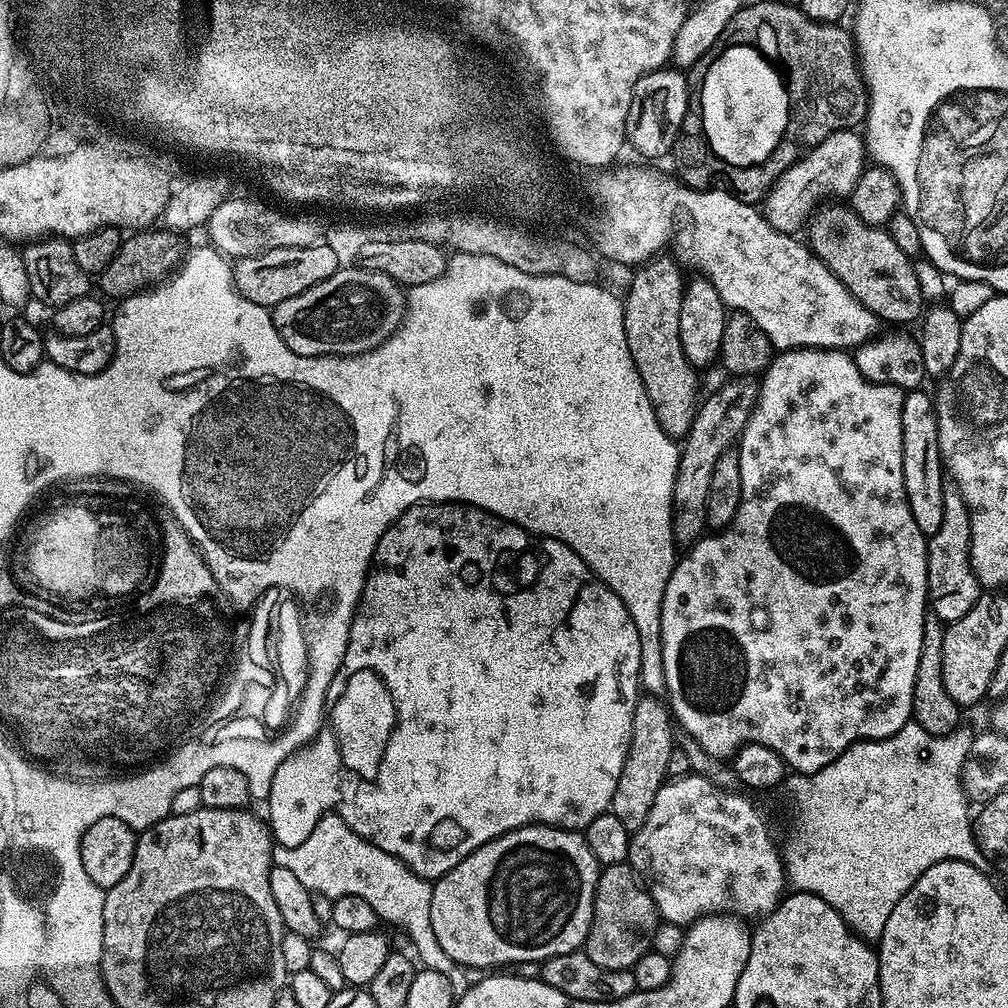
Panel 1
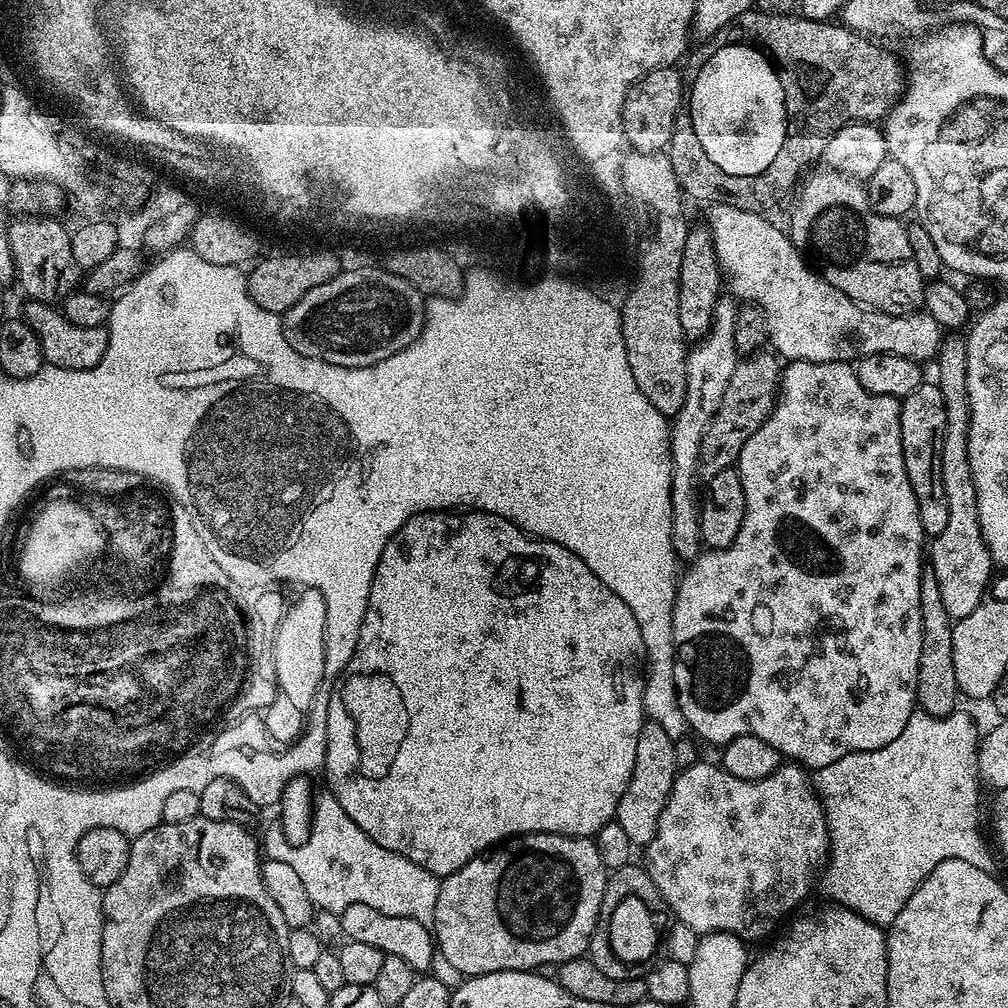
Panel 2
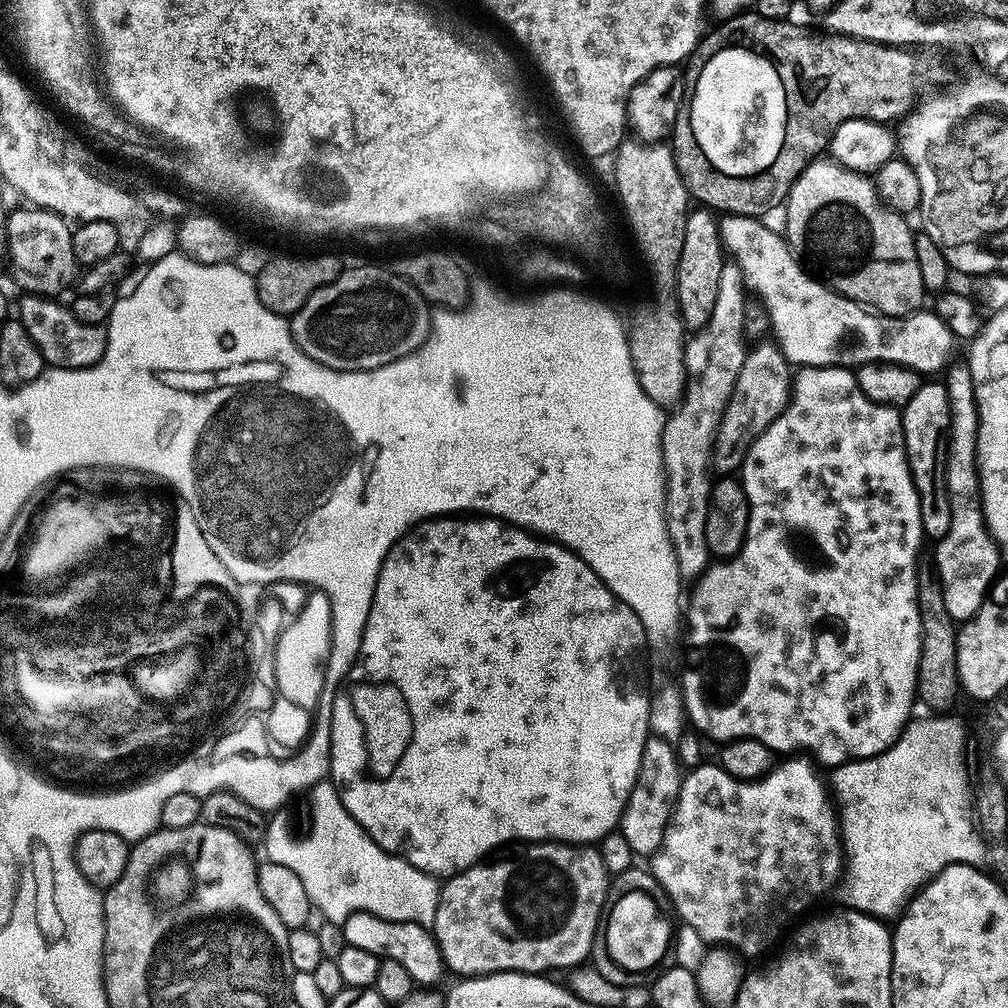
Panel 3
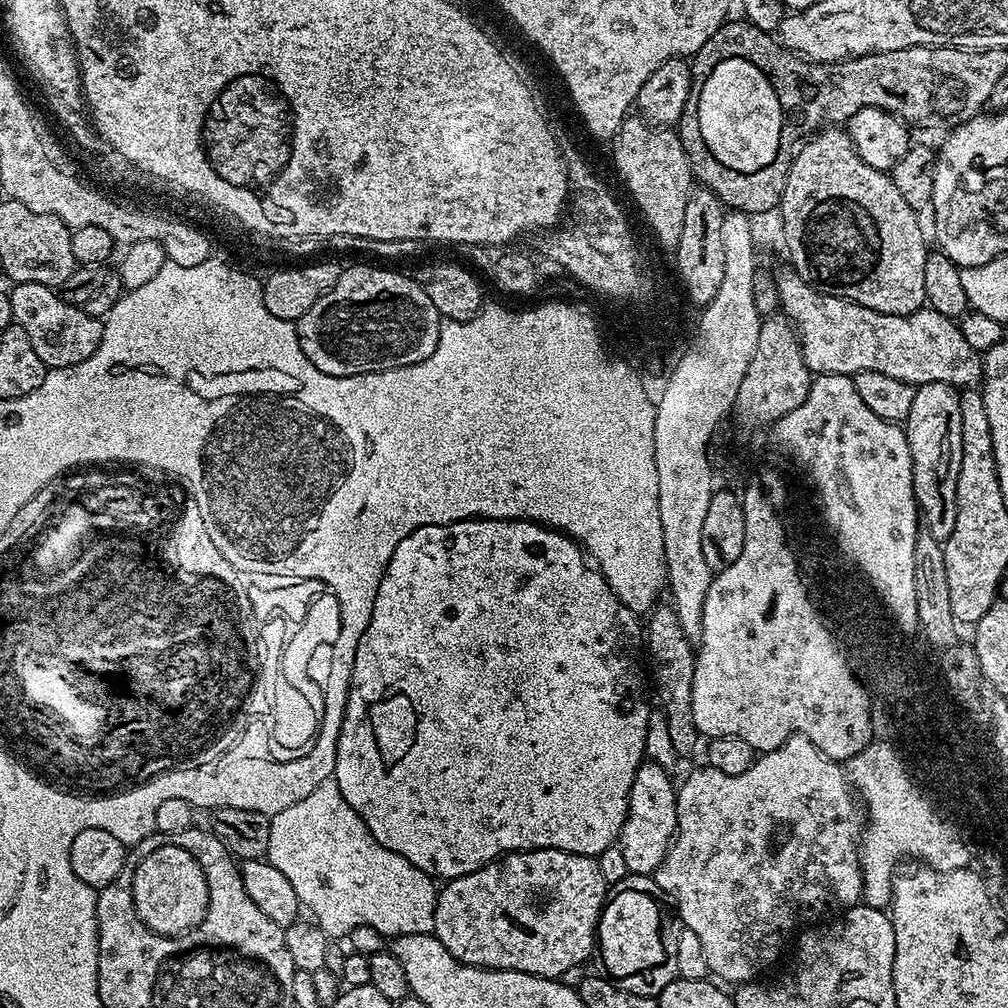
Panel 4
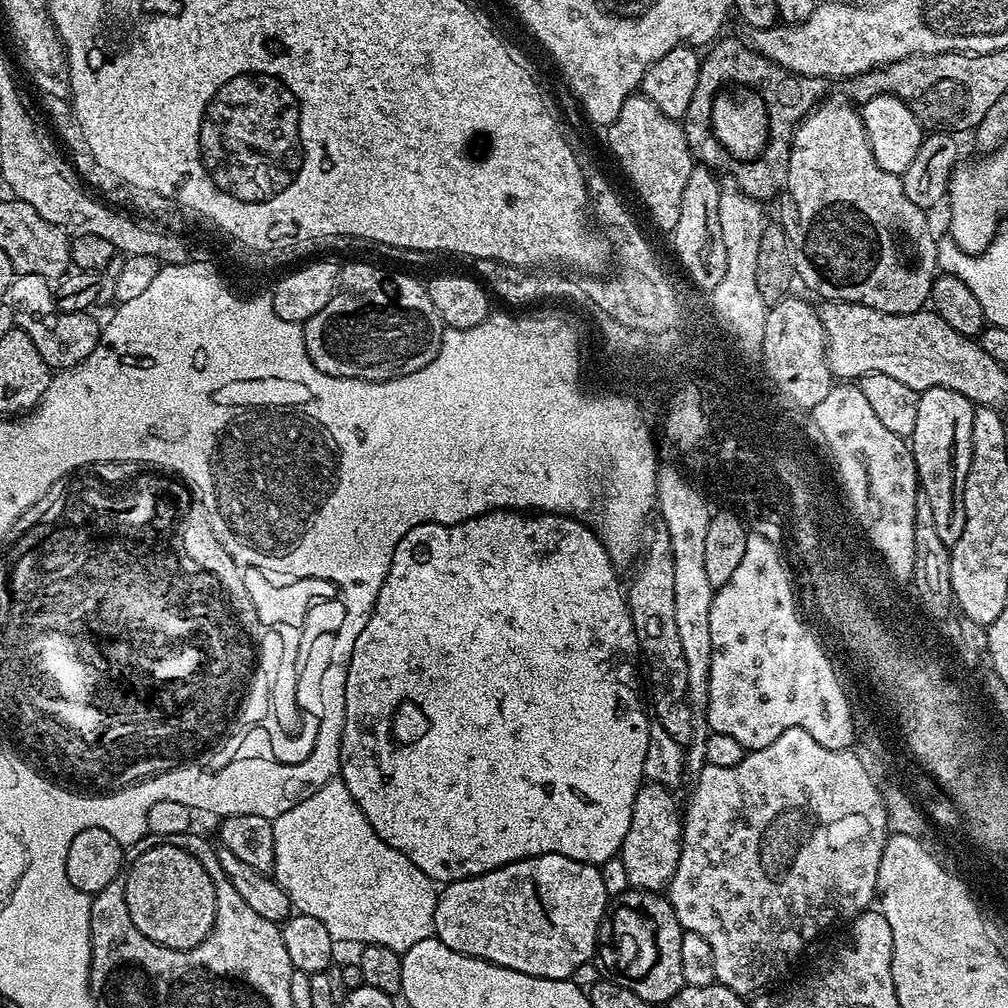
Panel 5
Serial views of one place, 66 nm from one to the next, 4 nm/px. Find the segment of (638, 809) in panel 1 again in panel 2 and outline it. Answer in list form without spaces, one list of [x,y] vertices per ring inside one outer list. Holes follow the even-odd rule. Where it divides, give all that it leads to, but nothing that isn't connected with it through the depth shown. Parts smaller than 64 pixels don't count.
[[[651,722],[645,723],[638,738],[638,750],[634,750],[634,770],[618,802],[614,817],[629,836],[633,846],[647,846],[654,838],[658,830],[658,818],[666,806],[669,794],[672,793],[672,784],[677,775],[676,746],[670,734],[666,734],[662,726]]]

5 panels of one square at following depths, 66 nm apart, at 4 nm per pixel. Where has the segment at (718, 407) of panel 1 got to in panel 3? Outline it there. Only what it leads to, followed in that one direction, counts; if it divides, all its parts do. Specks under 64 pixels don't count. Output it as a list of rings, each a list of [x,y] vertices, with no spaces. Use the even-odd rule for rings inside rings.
[[[775,342],[769,344],[760,344],[756,349],[749,351],[742,362],[742,370],[738,370],[738,382],[734,382],[734,390],[730,394],[730,402],[720,419],[720,425],[716,431],[716,440],[712,443],[712,462],[711,467],[739,469],[744,463],[746,454],[750,450],[753,442],[761,436],[778,418],[784,413],[784,407],[792,398],[792,381],[794,379],[793,369],[790,367],[788,360],[784,356],[780,345]]]

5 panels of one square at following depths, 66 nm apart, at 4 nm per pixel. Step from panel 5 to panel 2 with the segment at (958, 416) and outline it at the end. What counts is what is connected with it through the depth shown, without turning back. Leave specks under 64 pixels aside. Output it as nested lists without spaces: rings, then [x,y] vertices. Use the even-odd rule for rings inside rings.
[[[925,382],[909,396],[900,400],[900,425],[902,426],[902,458],[906,462],[906,474],[918,502],[918,522],[922,522],[925,537],[935,538],[946,527],[950,510],[946,510],[946,490],[942,490],[942,442],[946,434],[946,402],[942,398],[940,385]]]

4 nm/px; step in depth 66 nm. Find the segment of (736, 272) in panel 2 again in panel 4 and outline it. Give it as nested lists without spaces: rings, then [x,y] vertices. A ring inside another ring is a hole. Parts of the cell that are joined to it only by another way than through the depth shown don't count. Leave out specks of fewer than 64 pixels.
[[[794,270],[787,271],[775,277],[776,293],[780,296],[783,315],[792,321],[796,335],[800,337],[800,349],[809,373],[853,377],[857,372],[881,372],[907,384],[919,386],[942,382],[957,390],[981,383],[984,374],[981,353],[975,352],[970,342],[962,338],[962,330],[955,319],[933,312],[927,306],[919,312],[911,312],[908,316],[882,314],[861,304],[855,304],[853,300],[843,300],[841,296],[834,296],[827,290],[817,290]]]

